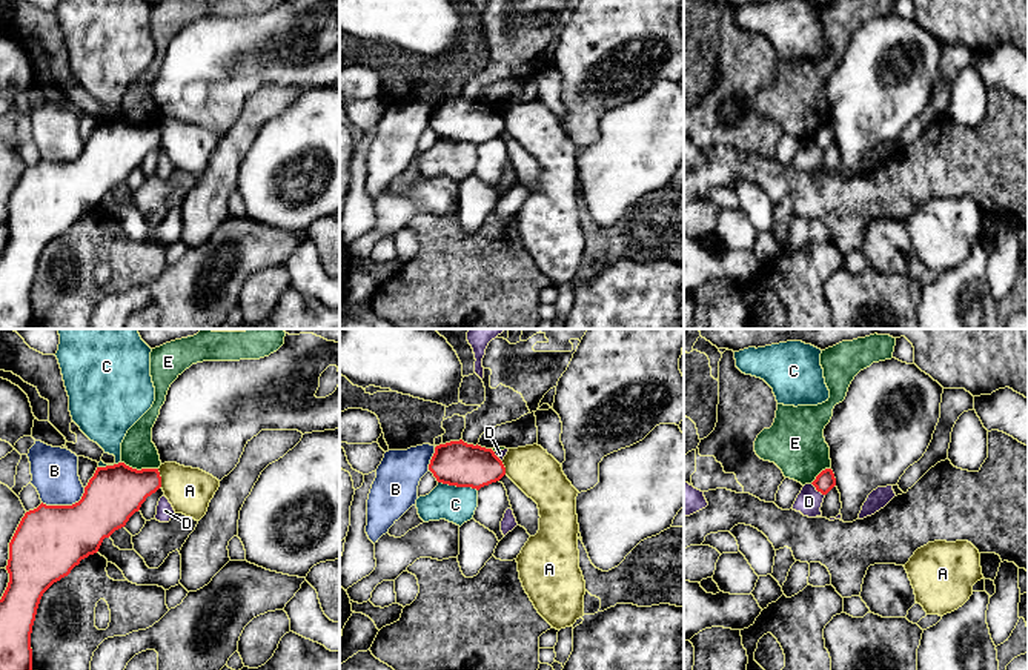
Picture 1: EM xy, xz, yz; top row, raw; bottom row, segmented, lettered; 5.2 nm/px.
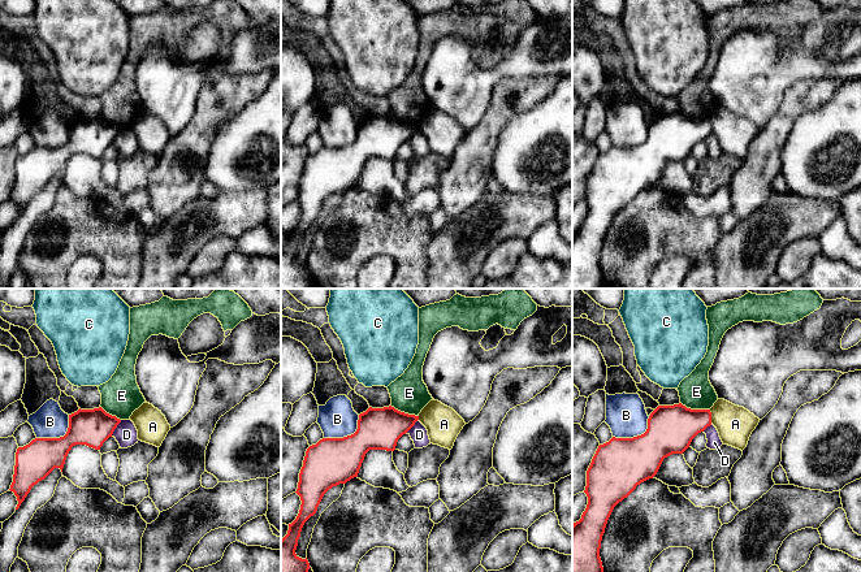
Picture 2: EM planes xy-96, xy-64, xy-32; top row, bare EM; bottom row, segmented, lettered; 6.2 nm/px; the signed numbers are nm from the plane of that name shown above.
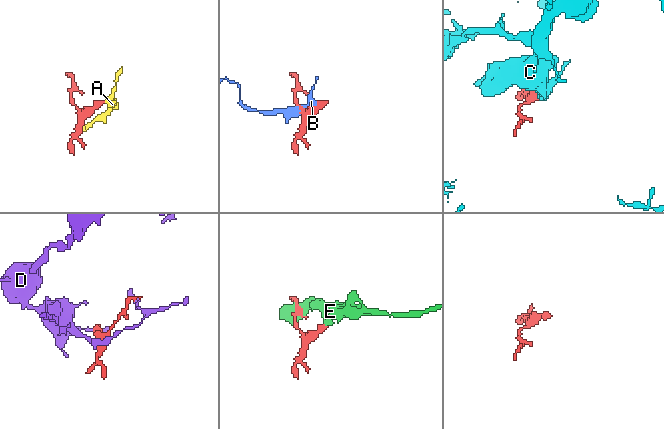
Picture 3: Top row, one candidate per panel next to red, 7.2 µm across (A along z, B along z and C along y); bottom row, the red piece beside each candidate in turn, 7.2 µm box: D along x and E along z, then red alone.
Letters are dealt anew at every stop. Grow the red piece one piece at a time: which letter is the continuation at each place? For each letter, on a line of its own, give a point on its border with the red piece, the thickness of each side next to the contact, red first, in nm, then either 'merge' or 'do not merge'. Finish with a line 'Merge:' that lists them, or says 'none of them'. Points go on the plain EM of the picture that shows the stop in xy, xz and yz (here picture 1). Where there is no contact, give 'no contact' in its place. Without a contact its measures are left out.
A: contact xy (160, 134); calibres 280 and 240 nm; do not merge
B: contact xy (66, 162); calibres 380 and 240 nm; do not merge
C: contact xz (458, 142); calibres 240 and 190 nm; do not merge
D: contact yz (818, 146); calibres 100 and 140 nm; do not merge
E: contact xy (142, 125); calibres 300 and 180 nm; do not merge
Merge: none of them

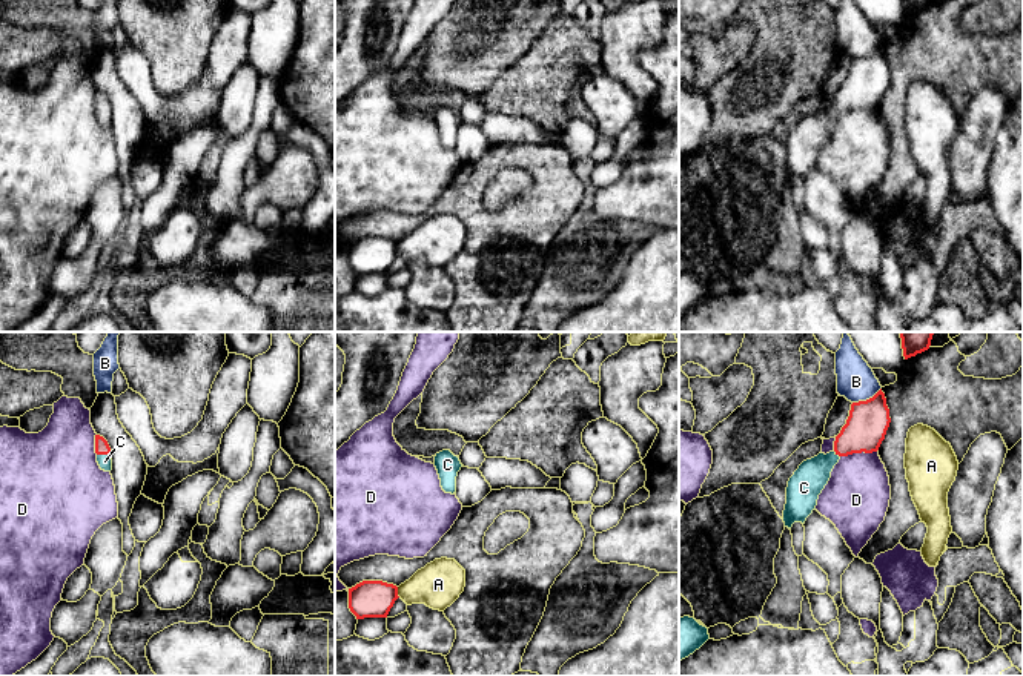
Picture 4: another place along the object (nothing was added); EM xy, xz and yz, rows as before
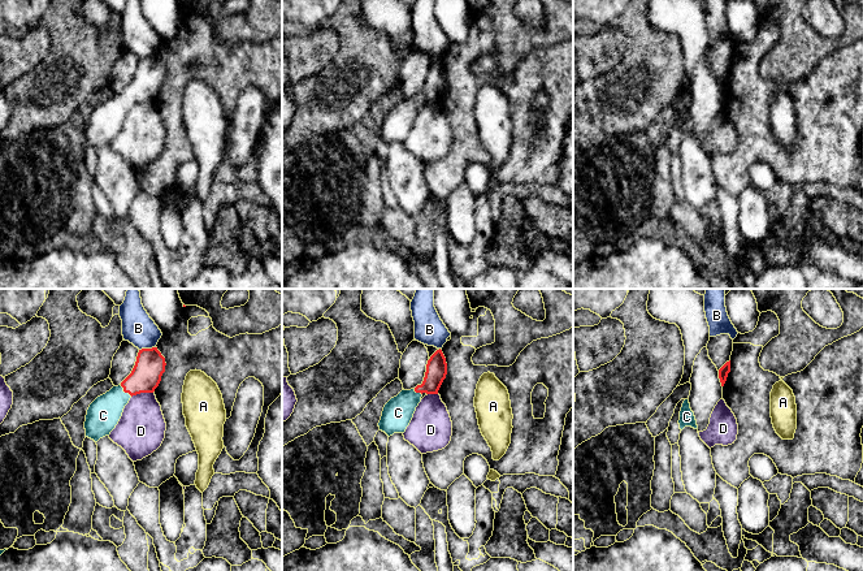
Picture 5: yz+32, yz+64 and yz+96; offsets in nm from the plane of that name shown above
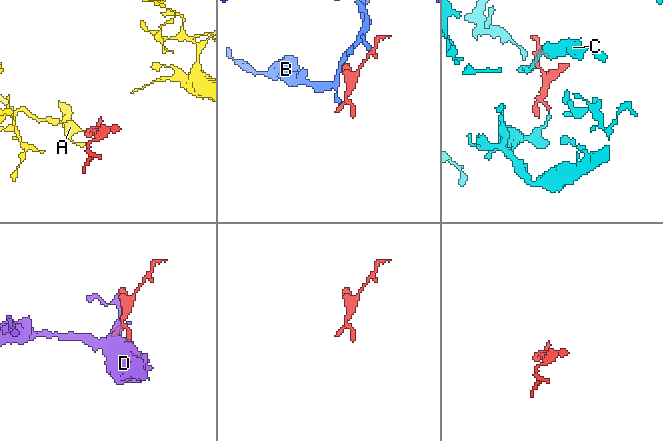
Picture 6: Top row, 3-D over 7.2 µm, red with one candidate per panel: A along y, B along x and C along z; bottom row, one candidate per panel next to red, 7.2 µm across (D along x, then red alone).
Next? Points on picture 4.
A: contact xz (397, 248); calibres 190 and 240 nm; do not merge
B: contact yz (867, 56); calibres 220 and 200 nm; do not merge
C: contact xy (105, 109); calibres 80 and 80 nm; merge
D: contact yz (857, 108); calibres 220 and 340 nm; do not merge
Merge: C

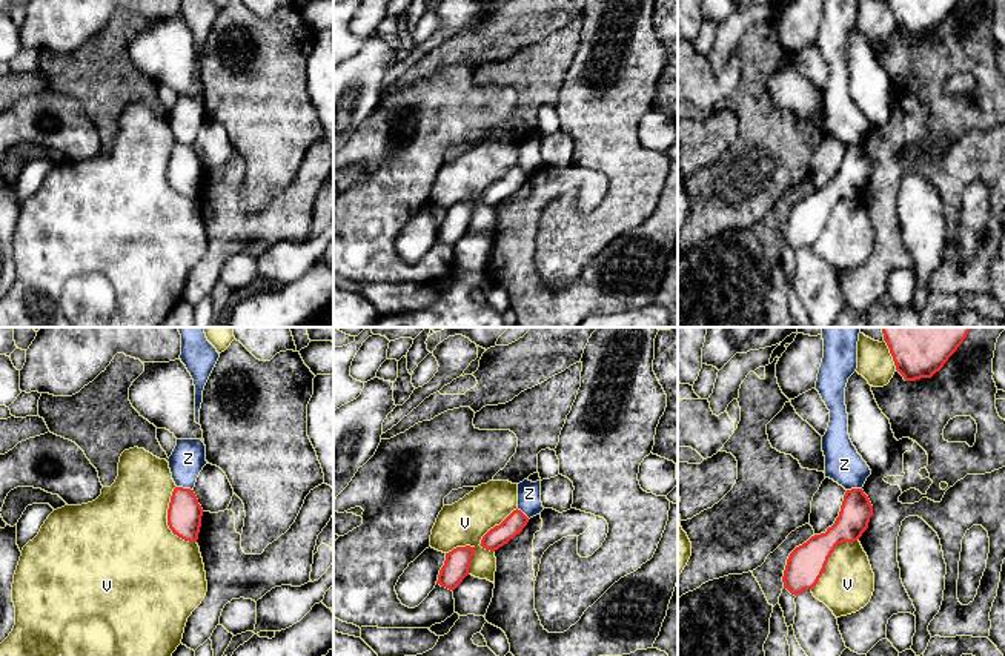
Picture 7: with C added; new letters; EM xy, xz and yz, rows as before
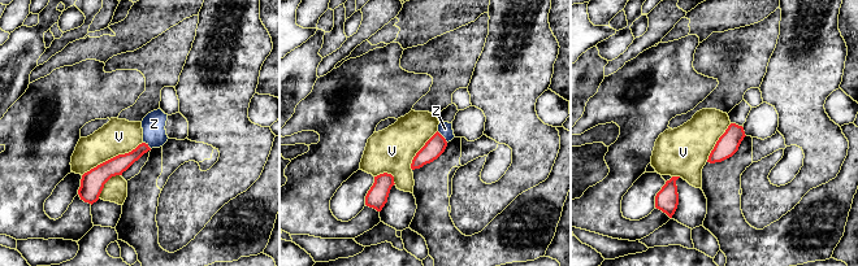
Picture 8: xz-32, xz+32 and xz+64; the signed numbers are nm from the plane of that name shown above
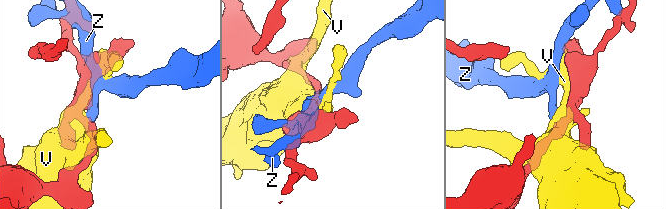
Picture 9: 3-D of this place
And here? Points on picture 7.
V: contact xy (168, 177); calibres 180 and 480 nm; do not merge
Z: contact xy (185, 145); calibres 180 and 180 nm; do not merge
Merge: none of them

